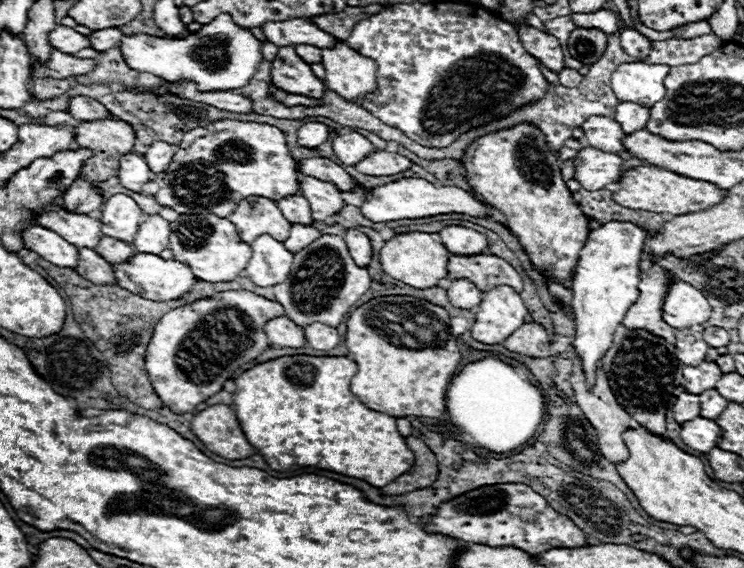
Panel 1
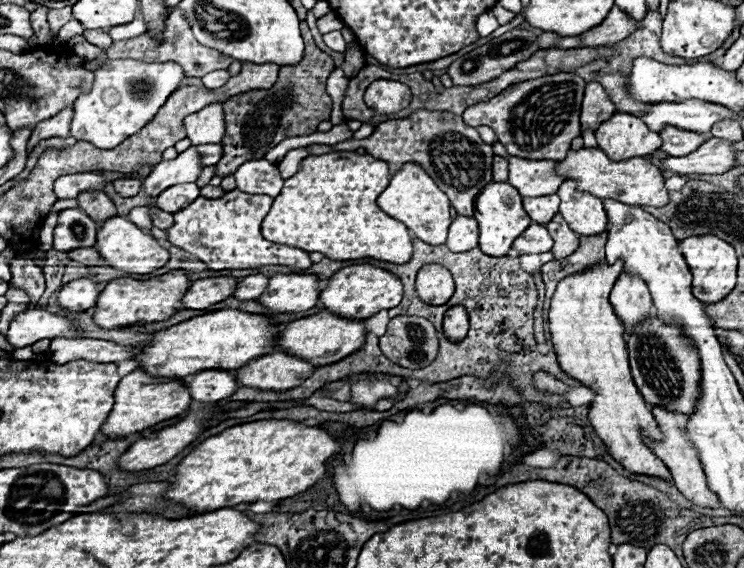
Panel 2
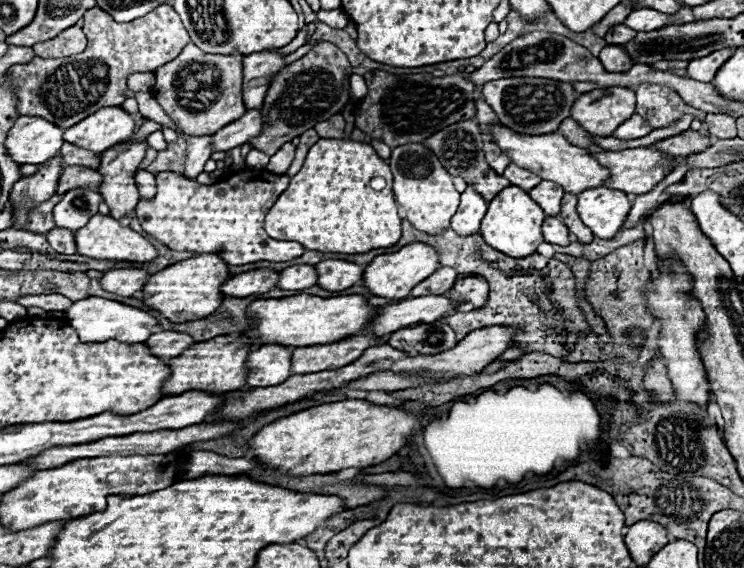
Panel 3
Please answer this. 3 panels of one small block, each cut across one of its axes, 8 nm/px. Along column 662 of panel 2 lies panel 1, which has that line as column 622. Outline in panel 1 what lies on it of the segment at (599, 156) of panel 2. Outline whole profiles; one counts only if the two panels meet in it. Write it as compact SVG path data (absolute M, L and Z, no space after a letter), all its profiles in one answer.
M638 166L634 170L628 170L620 178L620 190L614 192L614 200L626 208L634 210L650 210L656 214L692 214L692 212L702 212L712 208L714 204L724 200L724 192L714 186L712 182L704 180L694 180L688 176L680 176L676 172L668 172L656 166Z

